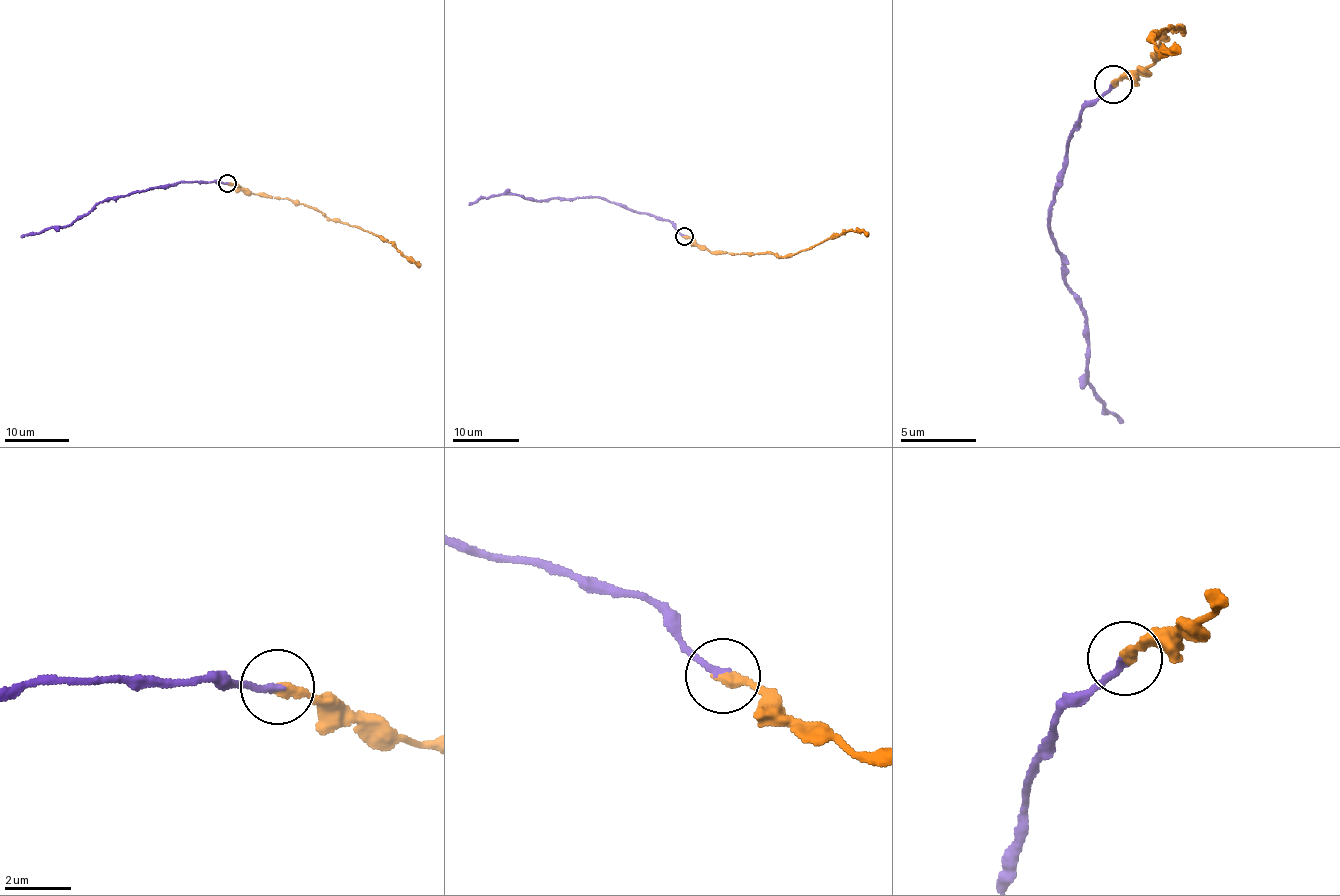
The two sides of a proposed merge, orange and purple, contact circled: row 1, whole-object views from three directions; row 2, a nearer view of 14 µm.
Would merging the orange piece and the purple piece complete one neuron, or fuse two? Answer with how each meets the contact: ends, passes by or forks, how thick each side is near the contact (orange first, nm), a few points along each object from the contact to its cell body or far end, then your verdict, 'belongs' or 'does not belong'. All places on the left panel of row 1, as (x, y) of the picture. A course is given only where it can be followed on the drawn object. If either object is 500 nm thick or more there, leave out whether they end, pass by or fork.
orange ends there; purple ends there; 340 nm thick on the orange side, 200 nm on the other; orange runs (227, 182), (257, 195), (297, 200), (317, 209), (329, 219), (337, 219), (384, 238), (420, 266); purple runs (227, 182), (173, 184), (106, 198), (62, 227), (21, 235); belongs

